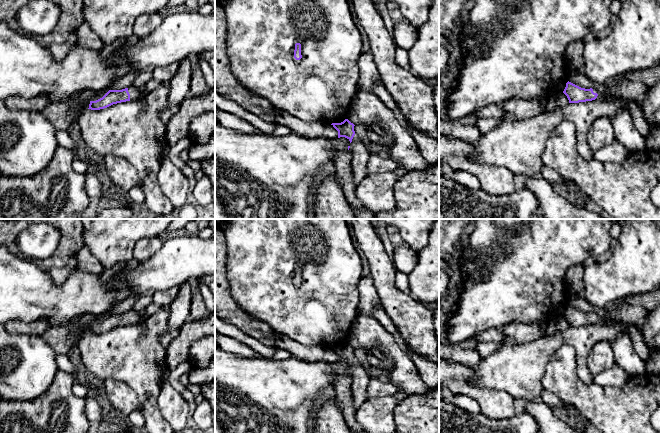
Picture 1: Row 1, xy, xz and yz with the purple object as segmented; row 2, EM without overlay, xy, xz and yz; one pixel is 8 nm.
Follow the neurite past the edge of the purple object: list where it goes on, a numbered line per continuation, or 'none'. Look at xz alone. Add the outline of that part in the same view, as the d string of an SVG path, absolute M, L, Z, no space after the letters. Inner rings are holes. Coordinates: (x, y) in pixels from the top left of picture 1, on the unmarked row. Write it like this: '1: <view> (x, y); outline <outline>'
1: xz (360, 378); outline M356 357L350 368L349 376L351 378L351 392L354 406L358 409L367 398L367 385L370 377L366 368Z

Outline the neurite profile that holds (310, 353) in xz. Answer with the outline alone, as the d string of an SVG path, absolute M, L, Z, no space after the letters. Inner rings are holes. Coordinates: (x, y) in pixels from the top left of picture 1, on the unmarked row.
M276 333L275 348L284 350L301 361L326 361L331 364L338 361L338 355L330 347L305 345L283 334Z

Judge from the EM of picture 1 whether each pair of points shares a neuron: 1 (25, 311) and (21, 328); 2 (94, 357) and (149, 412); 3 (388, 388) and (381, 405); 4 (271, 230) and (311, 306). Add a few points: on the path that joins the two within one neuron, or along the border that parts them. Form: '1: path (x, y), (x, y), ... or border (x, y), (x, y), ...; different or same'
1: border (46, 319), (10, 321); different
2: path (112, 357), (143, 388), (143, 394); same
3: border (367, 395), (392, 397); different
4: path (271, 249), (271, 267), (292, 288); same

